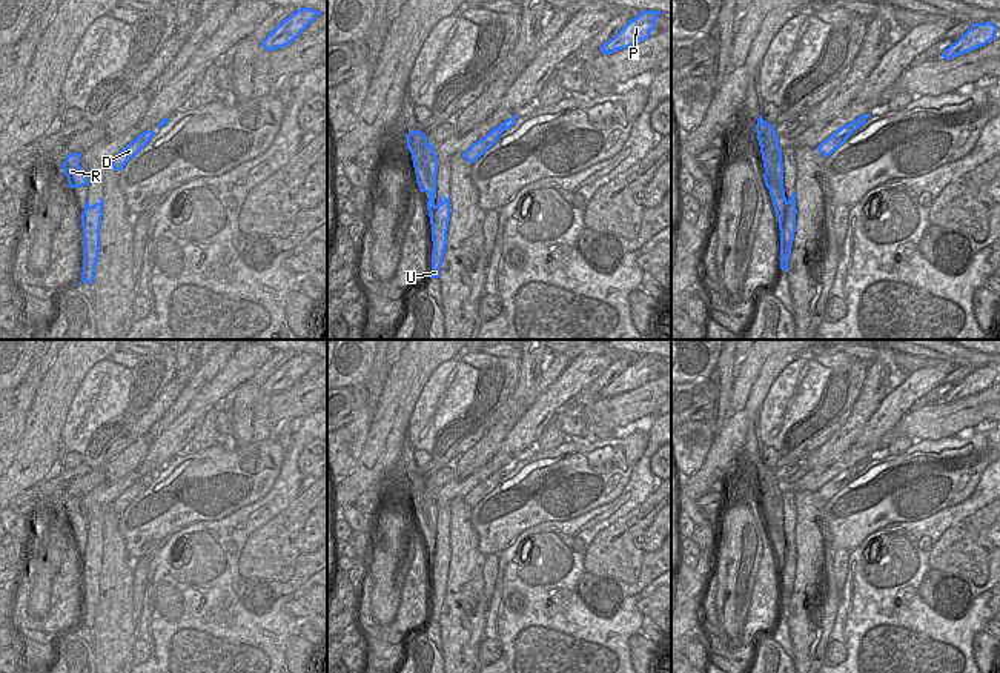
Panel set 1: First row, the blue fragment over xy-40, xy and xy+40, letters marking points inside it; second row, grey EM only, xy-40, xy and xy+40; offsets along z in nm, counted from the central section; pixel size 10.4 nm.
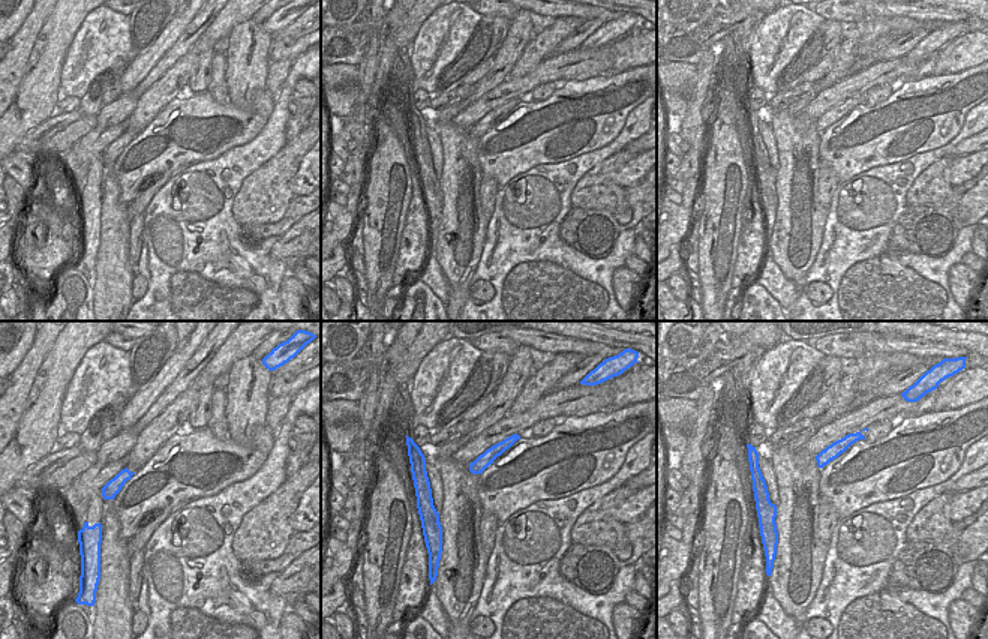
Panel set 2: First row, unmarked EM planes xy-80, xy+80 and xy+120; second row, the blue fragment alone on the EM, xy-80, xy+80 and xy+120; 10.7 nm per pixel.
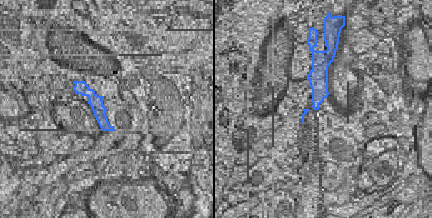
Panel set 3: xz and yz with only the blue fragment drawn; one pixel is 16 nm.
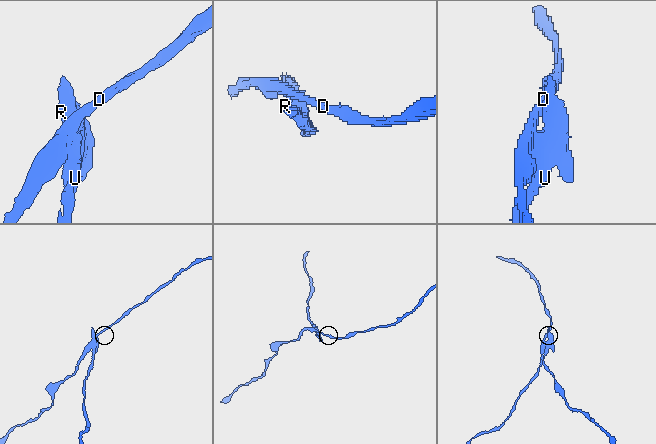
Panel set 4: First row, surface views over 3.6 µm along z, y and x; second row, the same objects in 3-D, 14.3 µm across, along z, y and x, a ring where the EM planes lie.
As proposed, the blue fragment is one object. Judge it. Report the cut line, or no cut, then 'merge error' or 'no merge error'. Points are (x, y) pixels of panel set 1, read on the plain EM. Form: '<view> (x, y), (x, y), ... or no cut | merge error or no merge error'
xy-40 (94, 550), (92, 576), (83, 586) | merge error

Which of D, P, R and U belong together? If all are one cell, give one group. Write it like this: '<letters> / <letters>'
D P / R U

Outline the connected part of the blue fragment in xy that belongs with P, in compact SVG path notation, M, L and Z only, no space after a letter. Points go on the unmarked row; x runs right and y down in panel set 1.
M641 355L637 361L628 364L628 367L613 383L601 390L602 398L608 399L648 383L650 376L656 373L656 364L661 358L664 356Z

